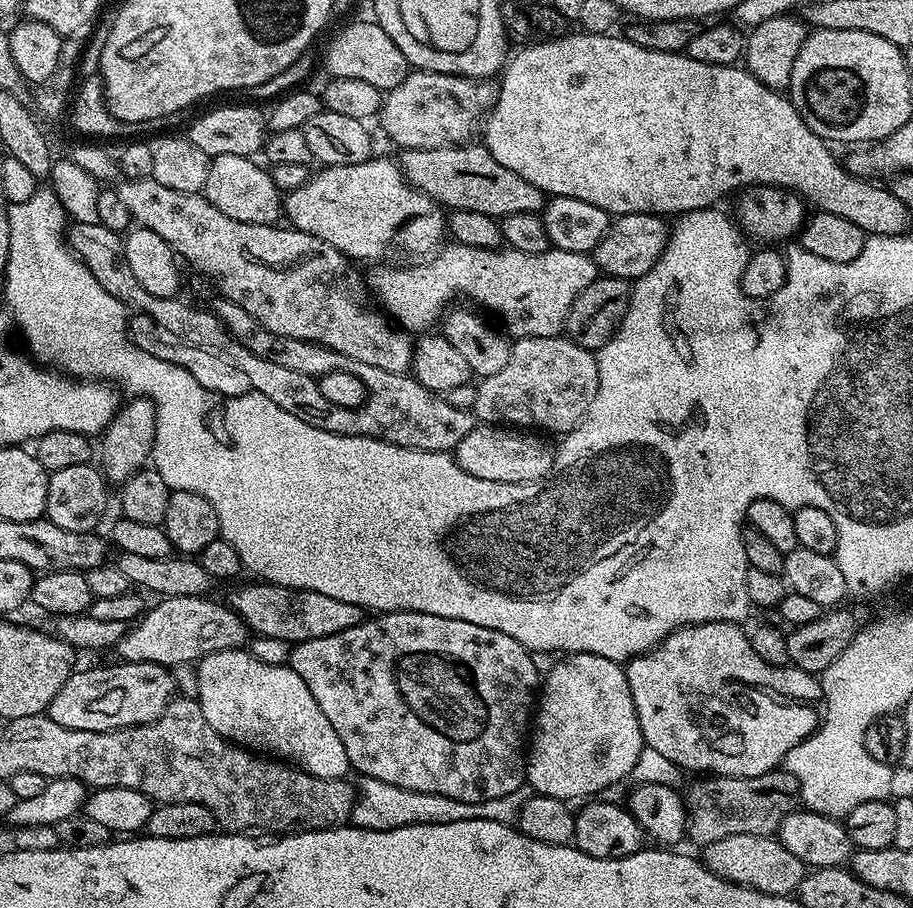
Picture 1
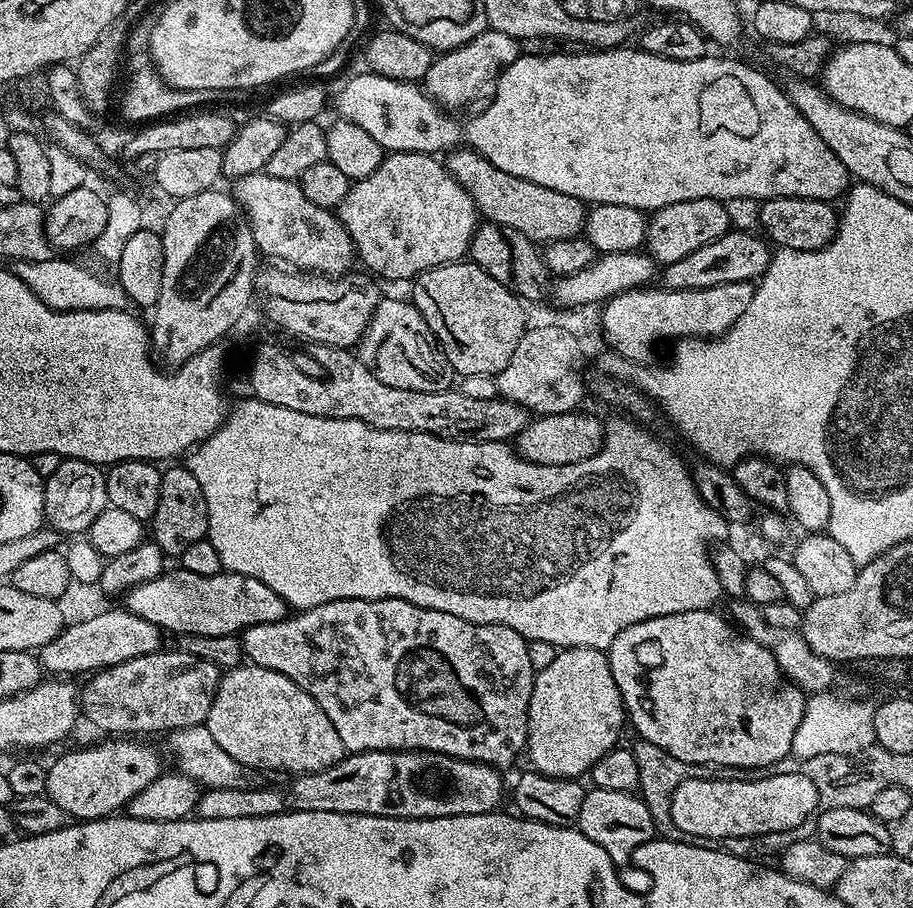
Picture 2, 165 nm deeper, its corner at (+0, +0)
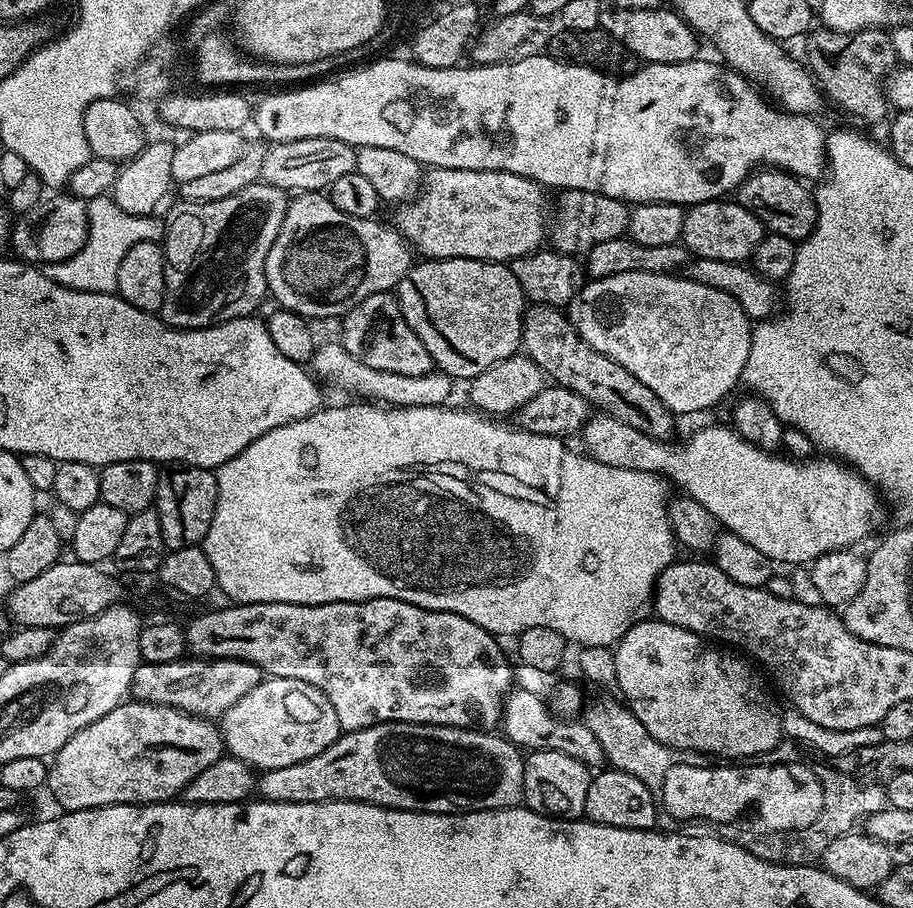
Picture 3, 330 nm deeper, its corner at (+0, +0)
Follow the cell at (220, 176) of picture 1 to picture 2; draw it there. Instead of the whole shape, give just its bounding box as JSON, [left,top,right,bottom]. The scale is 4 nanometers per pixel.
[230,172,357,278]

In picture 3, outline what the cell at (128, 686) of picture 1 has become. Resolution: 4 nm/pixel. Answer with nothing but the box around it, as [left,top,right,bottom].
[132,658,262,721]

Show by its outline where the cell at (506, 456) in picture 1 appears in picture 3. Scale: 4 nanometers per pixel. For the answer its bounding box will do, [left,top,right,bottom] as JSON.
[582,414,884,566]

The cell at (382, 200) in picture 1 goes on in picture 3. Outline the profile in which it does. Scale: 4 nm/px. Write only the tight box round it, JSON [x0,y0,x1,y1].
[394,168,550,262]

